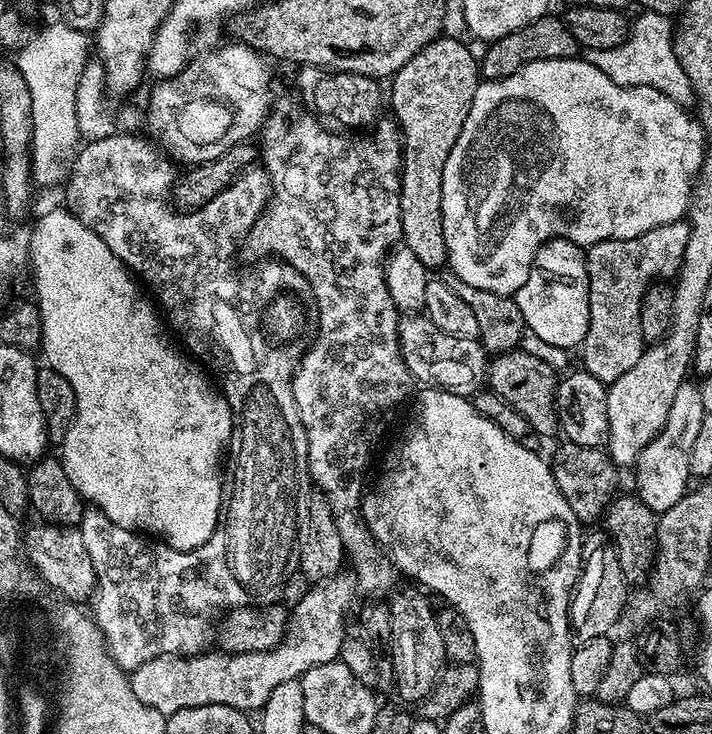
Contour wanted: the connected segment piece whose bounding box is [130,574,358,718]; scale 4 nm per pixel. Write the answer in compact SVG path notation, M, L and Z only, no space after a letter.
M337 574L332 577L331 580L326 580L317 583L304 597L301 598L296 604L291 605L290 619L286 625L286 631L284 633L283 640L280 641L280 645L277 648L271 648L270 650L262 650L261 652L234 652L227 653L223 650L206 650L199 656L155 656L150 658L146 662L142 662L142 666L131 669L130 679L132 682L132 689L134 694L137 695L141 702L146 702L146 706L150 706L154 710L161 712L165 718L175 714L178 710L186 710L190 706L234 706L239 712L247 712L249 714L255 713L257 710L264 707L266 698L270 698L270 694L274 690L274 686L282 686L282 682L290 682L291 680L299 680L305 672L309 672L314 666L322 666L326 662L337 659L340 654L340 647L344 641L346 635L346 629L344 629L344 619L348 616L348 607L352 604L352 595L357 595L358 589L354 583L353 577L348 574Z

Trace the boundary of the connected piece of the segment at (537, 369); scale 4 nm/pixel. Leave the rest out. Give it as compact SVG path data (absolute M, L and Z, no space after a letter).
M523 350L493 355L488 366L487 387L498 394L498 398L514 406L514 410L526 418L529 429L540 436L552 436L560 432L560 423L556 417L557 383L557 369L546 366L542 358L534 358L534 354L526 354Z

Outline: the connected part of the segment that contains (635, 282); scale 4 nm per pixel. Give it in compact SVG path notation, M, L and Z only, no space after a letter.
M675 220L666 226L654 226L654 230L638 234L638 238L587 245L588 329L582 345L582 368L605 386L622 378L622 374L642 358L646 347L640 325L642 298L649 286L671 281L679 273L689 231L684 220Z

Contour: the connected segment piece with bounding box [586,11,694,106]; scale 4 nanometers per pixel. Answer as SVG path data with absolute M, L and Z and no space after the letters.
M641 11L639 15L637 20L631 21L626 40L610 50L587 50L587 60L598 66L598 70L602 70L602 74L606 74L606 78L614 82L625 84L628 88L654 86L654 90L662 90L662 94L666 94L674 102L691 105L694 97L690 78L686 78L686 70L682 70L672 45L673 21L667 16L653 12Z

